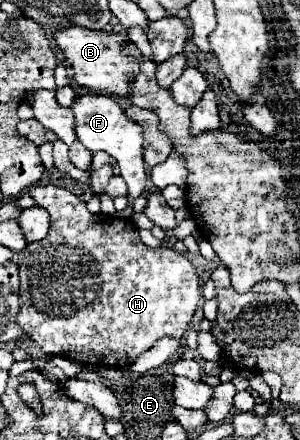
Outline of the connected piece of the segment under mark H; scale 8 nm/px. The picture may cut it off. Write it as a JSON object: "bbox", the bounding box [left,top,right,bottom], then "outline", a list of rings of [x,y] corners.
{"bbox":[16,185,200,369],"outline":[[[36,185],[28,191],[28,195],[36,201],[38,207],[42,207],[50,213],[50,231],[42,241],[28,243],[24,247],[24,251],[16,253],[16,263],[18,263],[18,269],[20,269],[20,313],[18,313],[16,323],[24,329],[24,333],[28,333],[44,349],[44,353],[62,355],[66,359],[86,363],[86,365],[122,369],[128,363],[132,363],[138,355],[148,351],[158,339],[162,339],[166,335],[180,339],[186,333],[186,329],[192,321],[192,315],[198,307],[198,299],[200,299],[200,279],[198,279],[198,273],[196,273],[190,259],[186,259],[182,253],[174,251],[172,247],[158,247],[158,249],[146,247],[140,239],[138,227],[130,219],[122,219],[122,217],[116,217],[116,215],[104,215],[104,213],[92,215],[86,209],[86,203],[82,199],[78,199],[74,193],[70,193],[66,189],[60,189],[56,185]]]}

